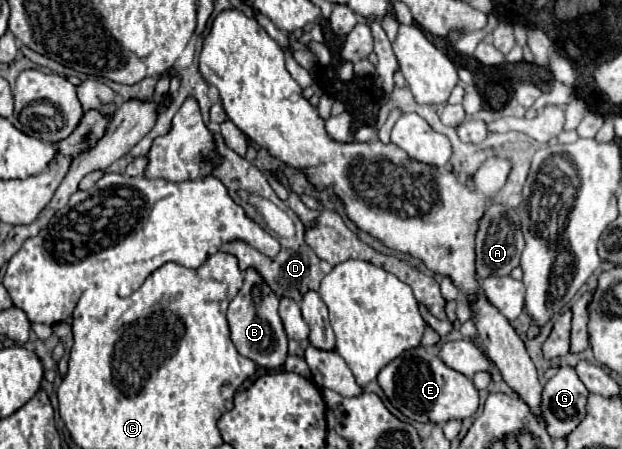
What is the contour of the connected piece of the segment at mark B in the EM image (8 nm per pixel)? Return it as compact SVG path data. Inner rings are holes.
M249 269L245 271L245 283L241 291L235 295L235 299L229 303L227 309L231 341L235 343L237 351L265 369L279 369L287 359L287 335L281 317L277 313L277 307L279 307L277 295L269 289L269 285L265 285L265 281L255 269Z

